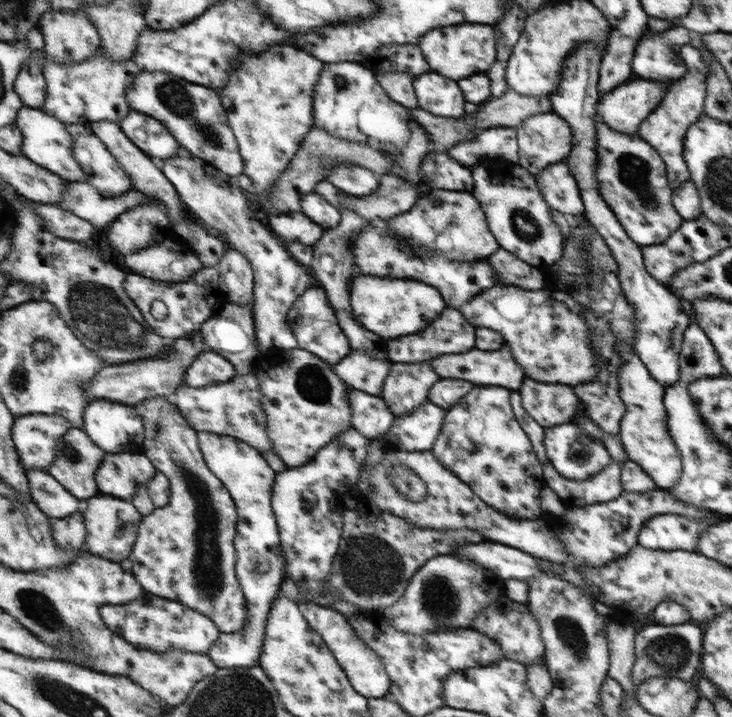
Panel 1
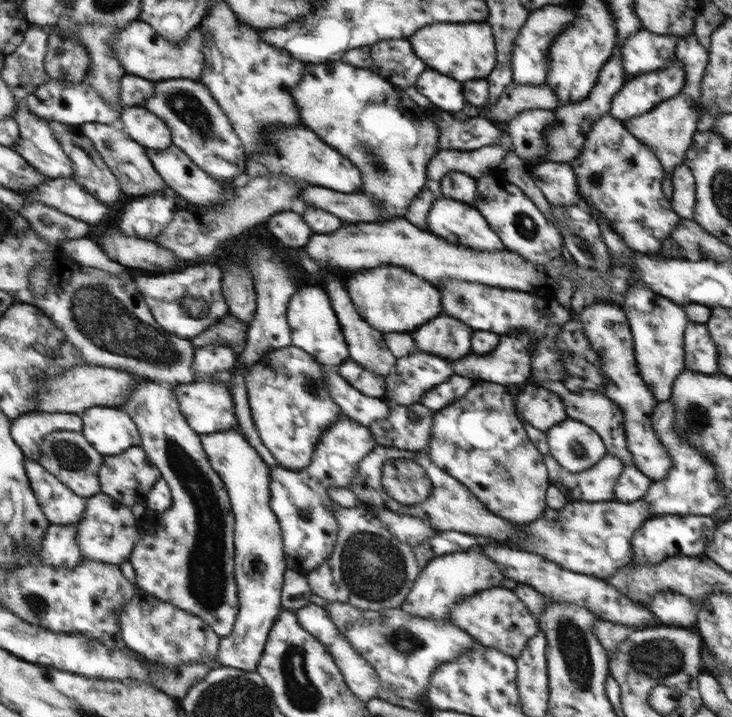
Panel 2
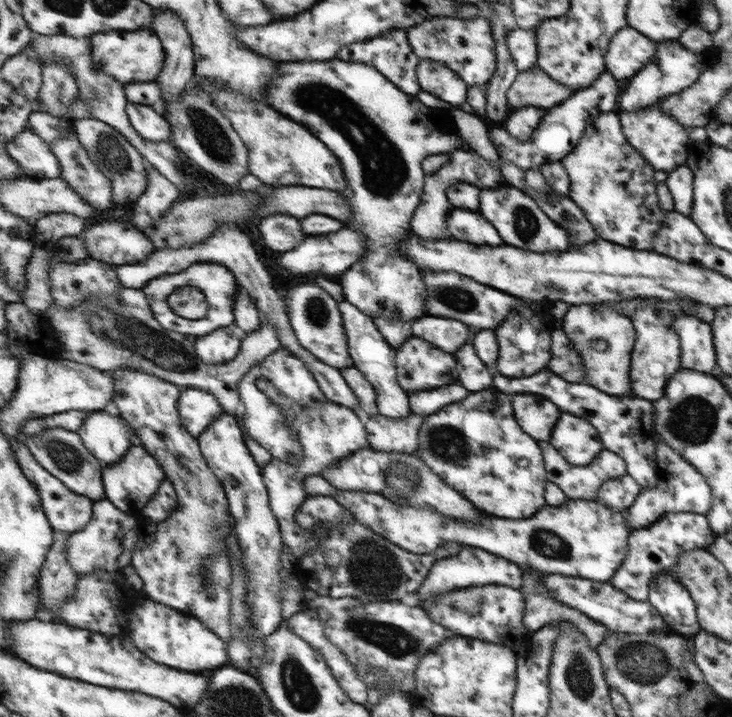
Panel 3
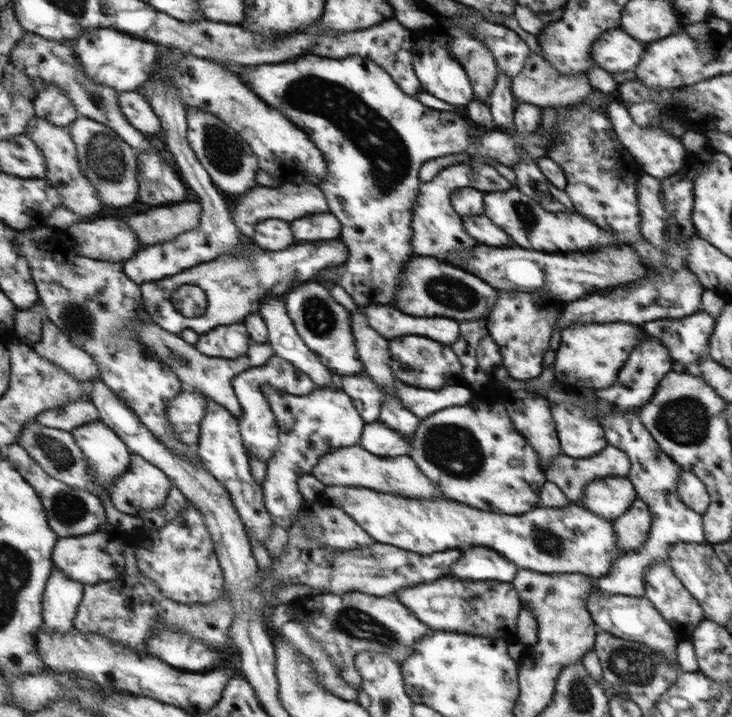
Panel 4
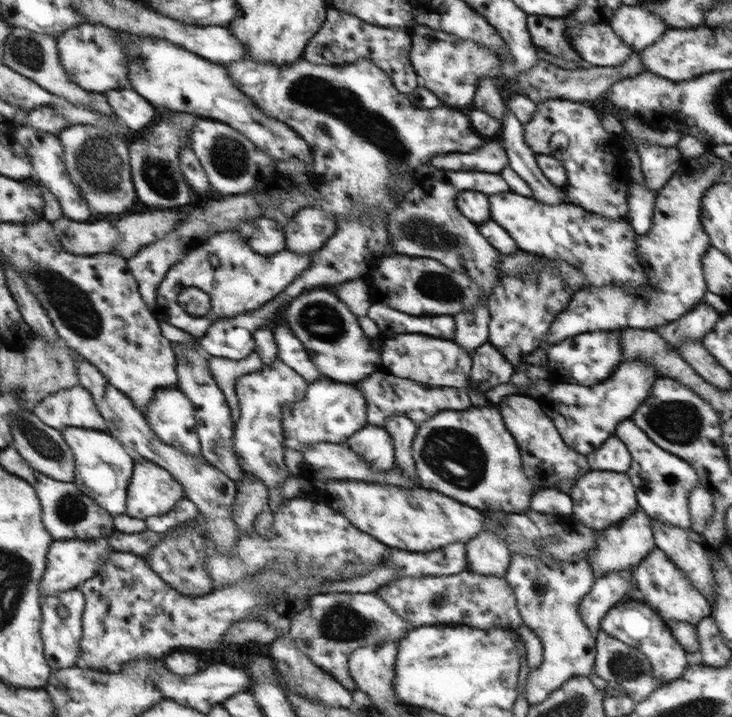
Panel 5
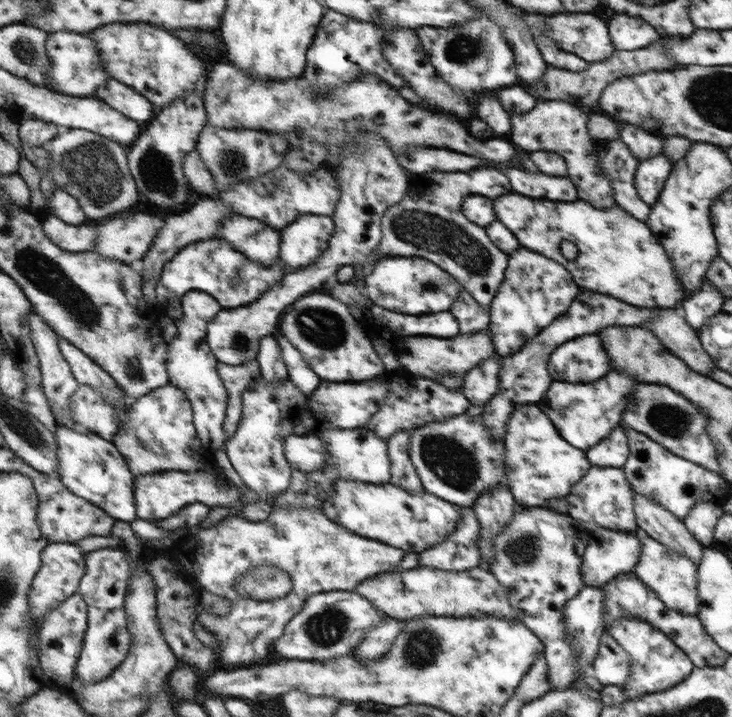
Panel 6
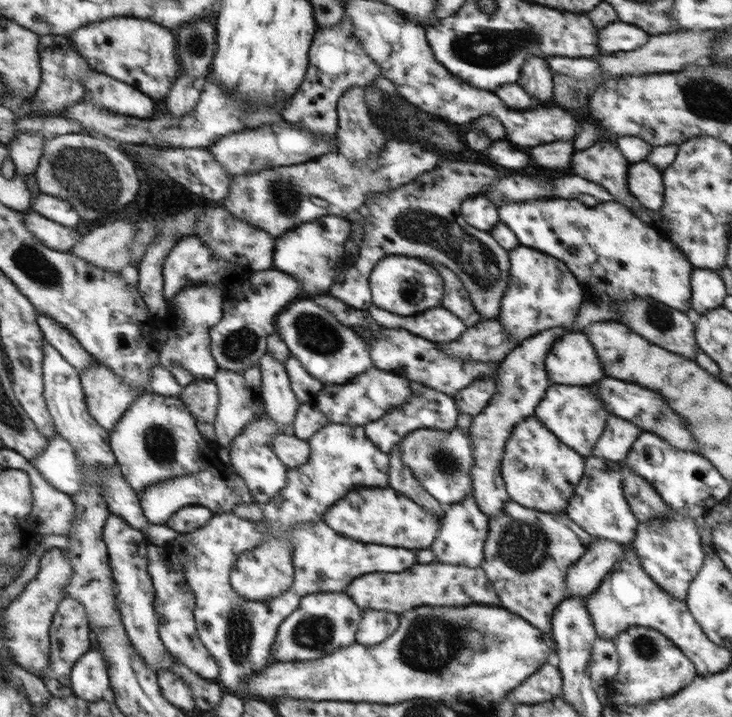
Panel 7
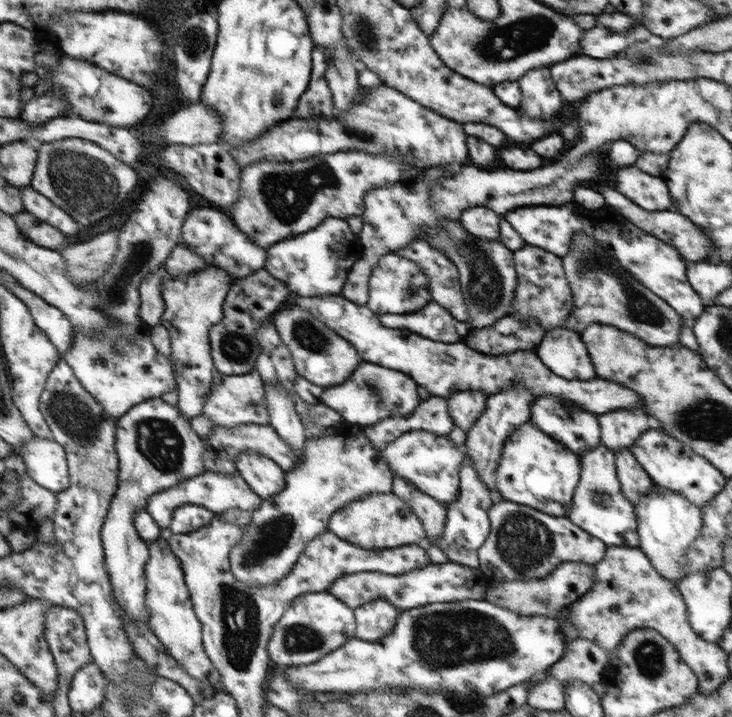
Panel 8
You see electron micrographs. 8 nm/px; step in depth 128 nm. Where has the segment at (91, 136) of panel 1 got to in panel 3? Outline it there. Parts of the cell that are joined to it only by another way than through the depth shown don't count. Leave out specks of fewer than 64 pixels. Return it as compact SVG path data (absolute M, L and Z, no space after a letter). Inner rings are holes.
M33 111L28 128L37 131L41 138L44 138L52 146L53 153L60 158L61 167L63 167L60 177L65 179L77 193L81 194L81 197L87 199L89 205L94 206L96 210L105 210L105 208L111 208L115 204L113 200L113 181L104 173L104 170L101 170L100 166L97 166L93 158L89 157L89 151L85 149L79 137L77 137L74 120L56 117L43 111Z

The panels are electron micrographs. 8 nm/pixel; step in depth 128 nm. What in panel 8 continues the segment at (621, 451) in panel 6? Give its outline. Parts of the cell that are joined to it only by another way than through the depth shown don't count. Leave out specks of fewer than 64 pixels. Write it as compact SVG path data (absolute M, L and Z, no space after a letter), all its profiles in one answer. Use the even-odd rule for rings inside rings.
M637 408L599 416L600 445L612 453L628 450L649 429L646 416L645 411Z

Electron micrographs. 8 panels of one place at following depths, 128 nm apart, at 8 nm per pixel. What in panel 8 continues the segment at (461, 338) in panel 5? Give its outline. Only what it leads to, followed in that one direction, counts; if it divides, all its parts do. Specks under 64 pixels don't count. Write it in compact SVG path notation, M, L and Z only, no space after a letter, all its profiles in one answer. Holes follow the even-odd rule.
M415 238L404 249L395 252L405 258L412 259L420 270L431 280L431 293L435 302L441 302L445 310L453 310L457 320L467 322L467 310L461 296L458 272L455 264L423 238Z

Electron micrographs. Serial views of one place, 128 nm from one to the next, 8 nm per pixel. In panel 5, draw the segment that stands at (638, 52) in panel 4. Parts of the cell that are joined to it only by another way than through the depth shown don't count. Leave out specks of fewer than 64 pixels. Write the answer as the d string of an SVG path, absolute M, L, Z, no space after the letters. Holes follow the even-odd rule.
M565 20L566 29L571 35L572 49L580 56L584 65L597 67L613 67L621 65L631 54L631 47L623 43L619 37L605 24L575 24L573 20Z

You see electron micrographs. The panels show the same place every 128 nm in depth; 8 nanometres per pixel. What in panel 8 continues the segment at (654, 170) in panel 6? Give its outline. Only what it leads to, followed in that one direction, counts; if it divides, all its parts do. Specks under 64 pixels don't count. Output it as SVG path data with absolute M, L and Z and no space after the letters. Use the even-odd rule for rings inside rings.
M635 165L616 170L614 188L647 212L674 211L668 186L661 175L651 176Z

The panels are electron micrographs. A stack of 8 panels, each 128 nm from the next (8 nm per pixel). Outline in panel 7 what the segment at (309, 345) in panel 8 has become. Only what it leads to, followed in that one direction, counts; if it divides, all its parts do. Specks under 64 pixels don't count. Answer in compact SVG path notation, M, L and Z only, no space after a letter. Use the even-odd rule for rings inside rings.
M303 297L293 300L285 312L277 314L274 326L275 332L287 344L291 356L319 382L345 384L353 374L361 374L373 366L367 354L367 346L355 336L356 331L341 324L333 317L332 311L313 300L305 300Z

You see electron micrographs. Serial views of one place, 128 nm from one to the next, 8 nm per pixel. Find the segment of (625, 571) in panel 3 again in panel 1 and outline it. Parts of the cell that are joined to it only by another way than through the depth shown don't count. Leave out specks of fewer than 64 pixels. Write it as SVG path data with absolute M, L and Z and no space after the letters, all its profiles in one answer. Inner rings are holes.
M660 514L649 518L639 533L637 546L649 550L695 552L697 540L709 522L695 522L684 515Z

